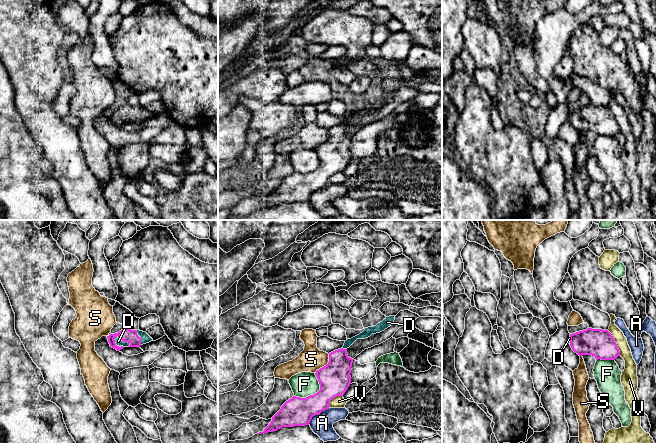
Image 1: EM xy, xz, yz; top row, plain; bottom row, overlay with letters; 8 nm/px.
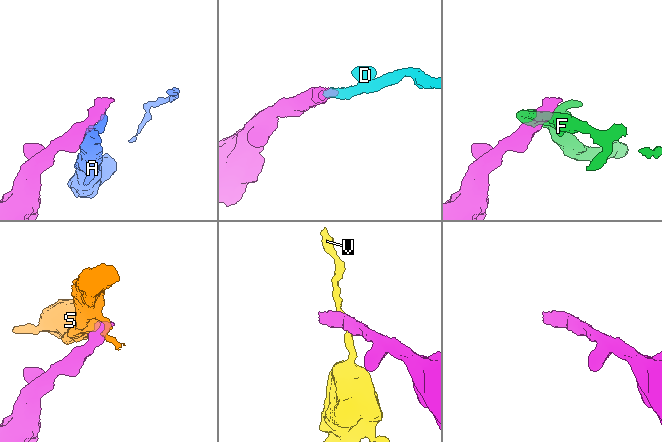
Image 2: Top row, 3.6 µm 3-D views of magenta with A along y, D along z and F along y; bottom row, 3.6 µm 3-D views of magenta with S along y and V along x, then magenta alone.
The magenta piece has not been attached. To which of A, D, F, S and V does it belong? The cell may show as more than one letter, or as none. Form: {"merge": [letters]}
{"merge": ["D"]}

